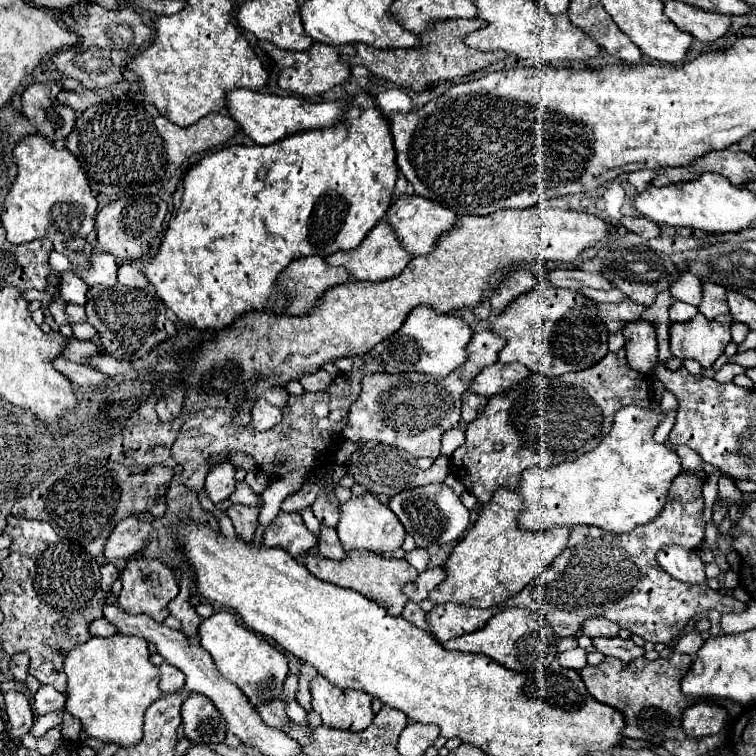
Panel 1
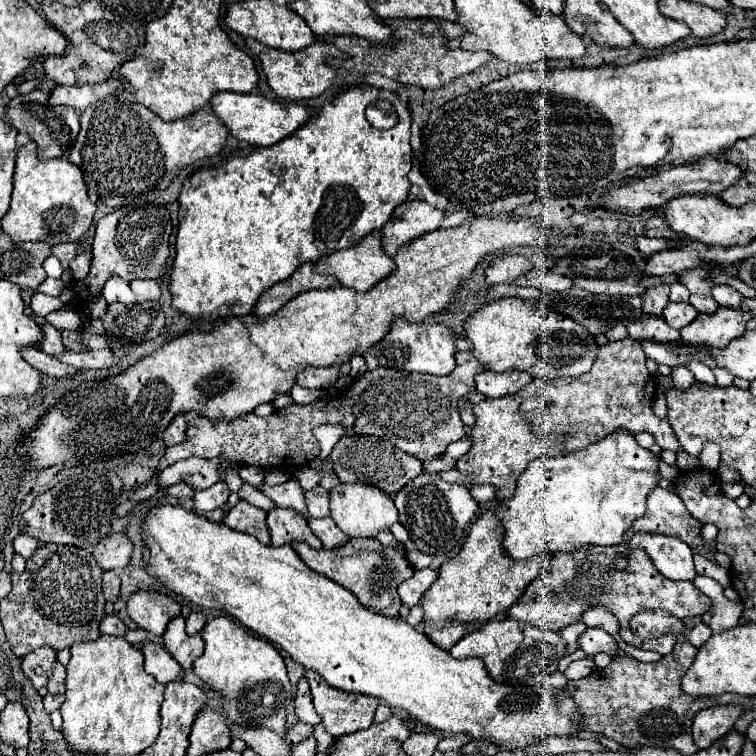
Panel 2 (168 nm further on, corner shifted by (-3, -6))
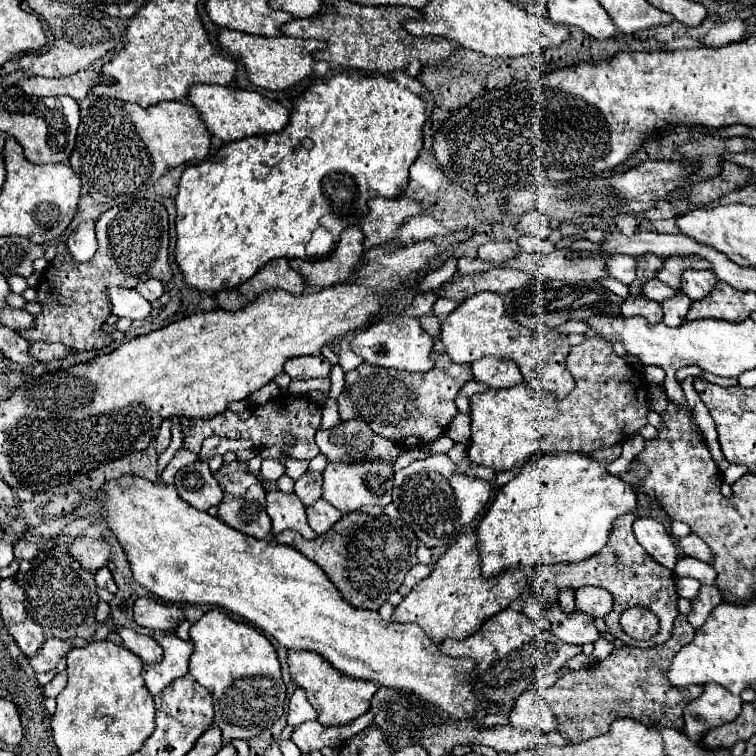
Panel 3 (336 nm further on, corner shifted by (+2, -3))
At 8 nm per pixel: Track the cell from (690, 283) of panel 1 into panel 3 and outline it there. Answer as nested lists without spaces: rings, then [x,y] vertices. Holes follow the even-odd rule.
[[[656,278],[650,280],[650,282],[646,282],[646,284],[642,286],[642,292],[644,292],[646,298],[656,300],[656,302],[664,302],[666,298],[672,298],[672,296],[676,294],[674,288],[666,286],[664,282],[660,282],[660,280],[656,280]]]

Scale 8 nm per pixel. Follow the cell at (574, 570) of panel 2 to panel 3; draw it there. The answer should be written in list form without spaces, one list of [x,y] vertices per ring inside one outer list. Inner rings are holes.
[[[652,498],[650,506],[636,510],[636,512],[630,512],[626,516],[620,516],[616,520],[608,544],[598,554],[594,554],[594,556],[590,556],[582,562],[562,562],[562,564],[540,564],[540,566],[536,566],[534,578],[532,578],[532,594],[540,596],[546,602],[546,606],[554,606],[558,602],[558,594],[564,588],[570,588],[570,590],[578,590],[582,586],[606,588],[614,596],[614,608],[606,616],[608,632],[614,638],[622,640],[626,646],[636,646],[636,648],[650,648],[650,646],[658,646],[658,644],[666,642],[672,636],[672,624],[674,624],[674,618],[678,616],[680,596],[678,596],[676,586],[674,586],[676,576],[674,576],[674,572],[670,572],[664,566],[660,566],[658,562],[654,562],[648,556],[648,552],[636,542],[636,538],[632,534],[632,524],[634,524],[636,518],[640,518],[640,516],[660,516],[660,514],[664,514],[664,508],[660,506],[660,502],[656,498]],[[632,606],[646,606],[660,618],[660,632],[652,640],[644,640],[644,642],[630,640],[622,632],[622,626],[618,622],[620,612],[626,610],[626,608],[632,608]]]

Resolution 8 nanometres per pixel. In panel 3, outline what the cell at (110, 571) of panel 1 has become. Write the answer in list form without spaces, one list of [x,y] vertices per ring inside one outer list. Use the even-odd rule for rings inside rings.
[[[100,568],[98,572],[96,572],[96,586],[98,588],[106,588],[108,592],[116,592],[116,584],[114,584],[114,578],[112,578],[112,574],[110,574],[110,570],[108,568]]]

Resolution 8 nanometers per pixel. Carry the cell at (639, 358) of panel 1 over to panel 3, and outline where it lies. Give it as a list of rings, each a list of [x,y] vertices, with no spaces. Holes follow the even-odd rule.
[[[628,296],[622,304],[622,316],[628,316],[628,318],[642,316],[642,318],[648,318],[650,322],[662,322],[662,306],[644,296],[640,298]]]

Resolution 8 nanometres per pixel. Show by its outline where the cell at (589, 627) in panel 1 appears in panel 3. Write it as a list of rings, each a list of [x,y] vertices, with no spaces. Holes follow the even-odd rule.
[[[584,586],[576,590],[576,608],[592,618],[604,618],[612,610],[612,594],[604,588]]]

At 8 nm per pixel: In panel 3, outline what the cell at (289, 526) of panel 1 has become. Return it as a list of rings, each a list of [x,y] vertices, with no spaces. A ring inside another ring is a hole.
[[[272,490],[266,494],[266,512],[272,520],[272,534],[278,536],[284,530],[296,530],[306,540],[312,540],[316,532],[308,526],[306,520],[306,508],[298,500],[298,496],[284,494],[278,490]]]

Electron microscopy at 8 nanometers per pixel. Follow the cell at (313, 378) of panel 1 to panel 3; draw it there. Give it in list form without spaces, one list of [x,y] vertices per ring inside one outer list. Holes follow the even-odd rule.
[[[298,356],[284,364],[284,372],[292,380],[310,380],[310,378],[328,378],[330,362],[324,356]]]

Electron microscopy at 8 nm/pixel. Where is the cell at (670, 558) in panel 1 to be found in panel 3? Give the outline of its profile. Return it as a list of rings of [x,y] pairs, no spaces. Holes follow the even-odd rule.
[[[638,518],[634,522],[634,536],[640,542],[640,546],[662,566],[668,570],[676,568],[676,562],[680,558],[676,538],[664,528],[664,524],[656,518]]]

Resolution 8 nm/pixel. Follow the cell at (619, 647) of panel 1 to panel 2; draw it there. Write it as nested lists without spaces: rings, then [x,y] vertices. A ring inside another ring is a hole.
[[[587,629],[581,637],[579,637],[579,647],[587,653],[587,655],[597,655],[597,653],[609,653],[615,655],[617,653],[617,641],[603,629]]]

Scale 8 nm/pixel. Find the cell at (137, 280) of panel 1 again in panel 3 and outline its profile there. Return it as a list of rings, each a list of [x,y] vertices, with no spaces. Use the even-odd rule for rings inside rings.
[[[146,280],[136,286],[136,292],[142,294],[148,302],[154,302],[156,298],[160,298],[164,294],[164,284],[160,280]]]

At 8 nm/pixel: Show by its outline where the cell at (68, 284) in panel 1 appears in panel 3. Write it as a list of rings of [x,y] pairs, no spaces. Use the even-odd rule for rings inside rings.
[[[94,220],[82,222],[66,240],[70,256],[74,262],[88,262],[96,254],[96,238],[94,238]]]

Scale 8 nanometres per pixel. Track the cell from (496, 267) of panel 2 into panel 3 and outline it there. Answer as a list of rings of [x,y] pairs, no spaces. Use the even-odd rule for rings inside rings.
[[[488,242],[478,248],[478,258],[502,266],[504,262],[508,262],[508,258],[514,258],[518,252],[520,246],[516,242]]]

